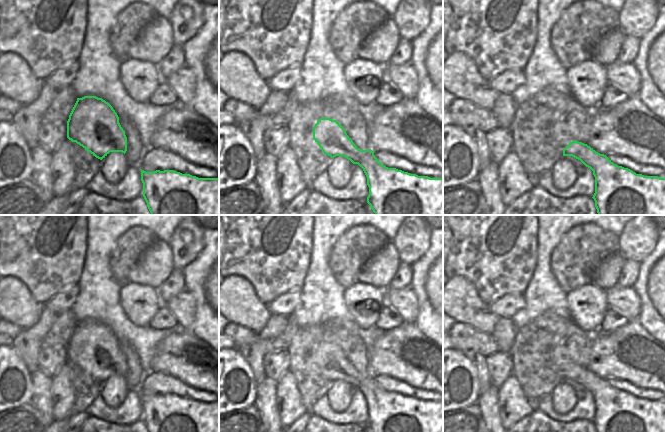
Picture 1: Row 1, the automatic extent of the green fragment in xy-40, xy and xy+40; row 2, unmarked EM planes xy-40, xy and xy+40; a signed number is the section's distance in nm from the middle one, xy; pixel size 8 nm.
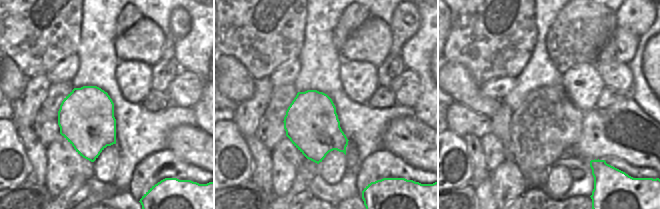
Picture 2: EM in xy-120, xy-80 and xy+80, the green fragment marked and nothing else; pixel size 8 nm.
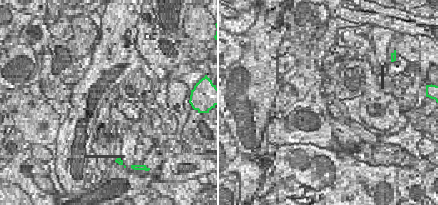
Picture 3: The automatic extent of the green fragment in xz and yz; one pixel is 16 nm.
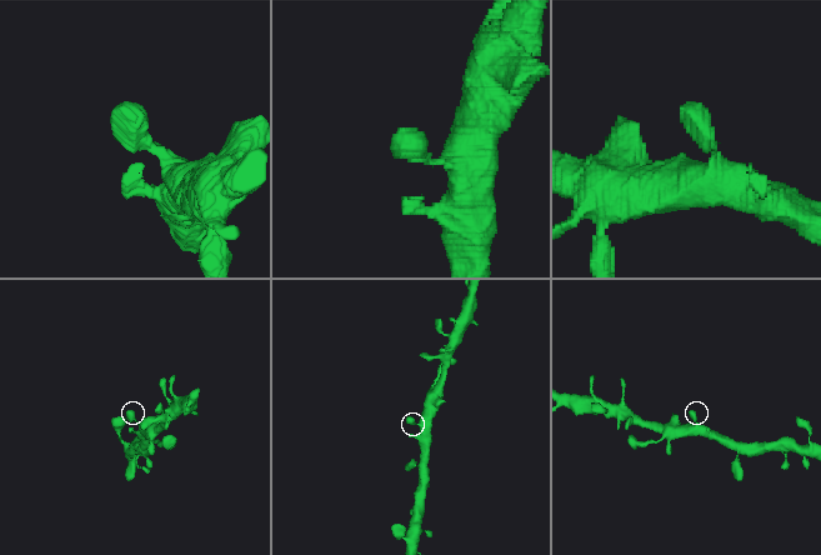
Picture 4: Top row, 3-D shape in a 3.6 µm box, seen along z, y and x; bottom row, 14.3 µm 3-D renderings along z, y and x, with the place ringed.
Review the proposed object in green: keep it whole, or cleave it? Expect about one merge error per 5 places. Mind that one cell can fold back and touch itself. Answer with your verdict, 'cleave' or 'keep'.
keep

